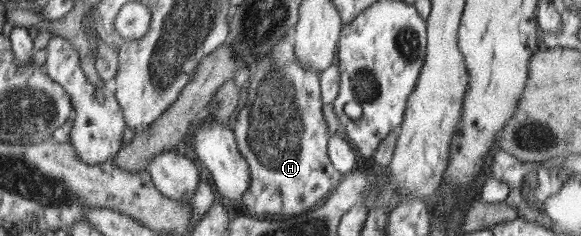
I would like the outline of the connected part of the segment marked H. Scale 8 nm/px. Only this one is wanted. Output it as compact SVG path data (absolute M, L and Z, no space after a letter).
M286 34L266 58L251 66L246 102L235 114L233 132L250 167L250 188L240 203L244 214L259 219L308 212L322 205L344 178L329 157L320 72L306 70L296 60L293 42L291 34Z

